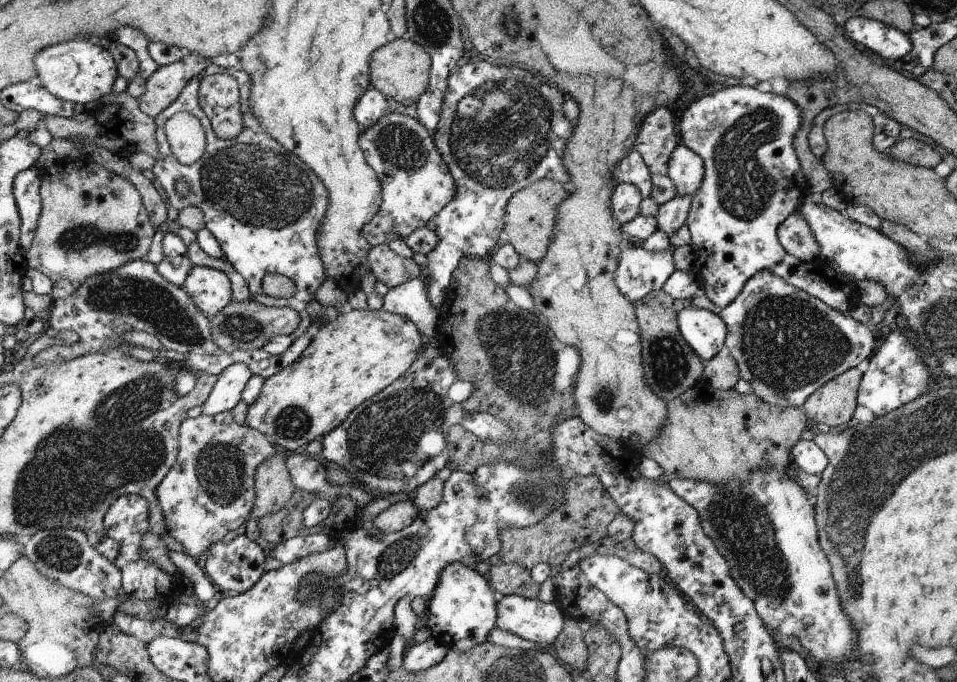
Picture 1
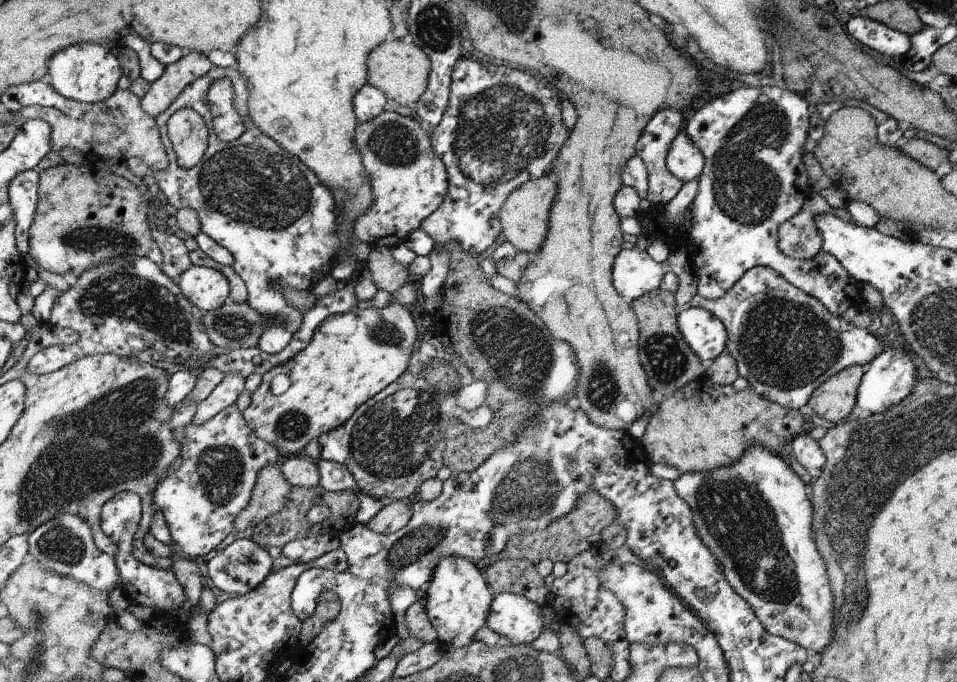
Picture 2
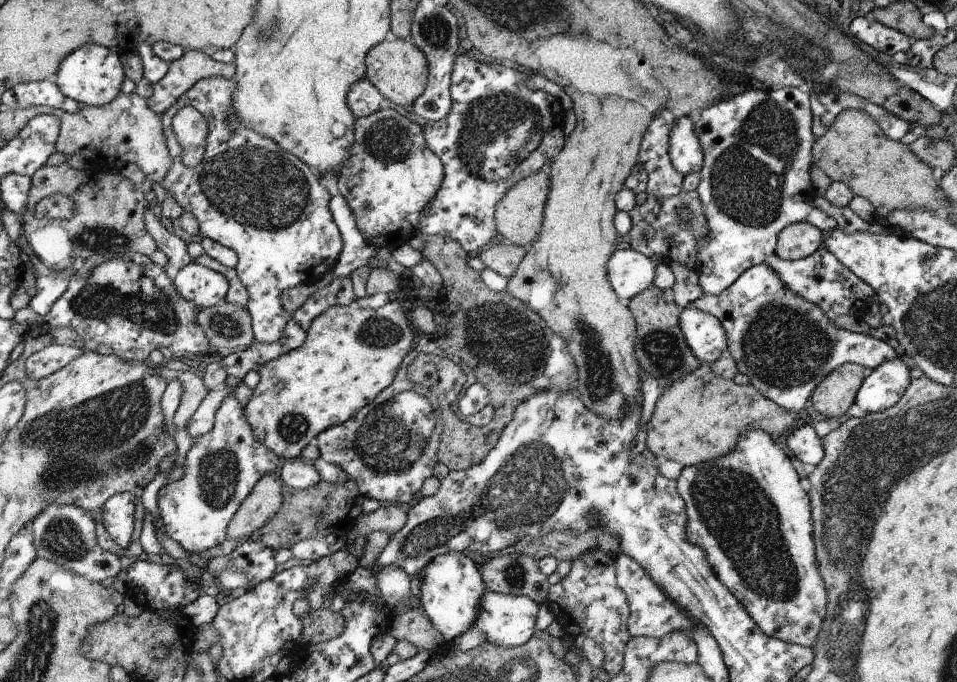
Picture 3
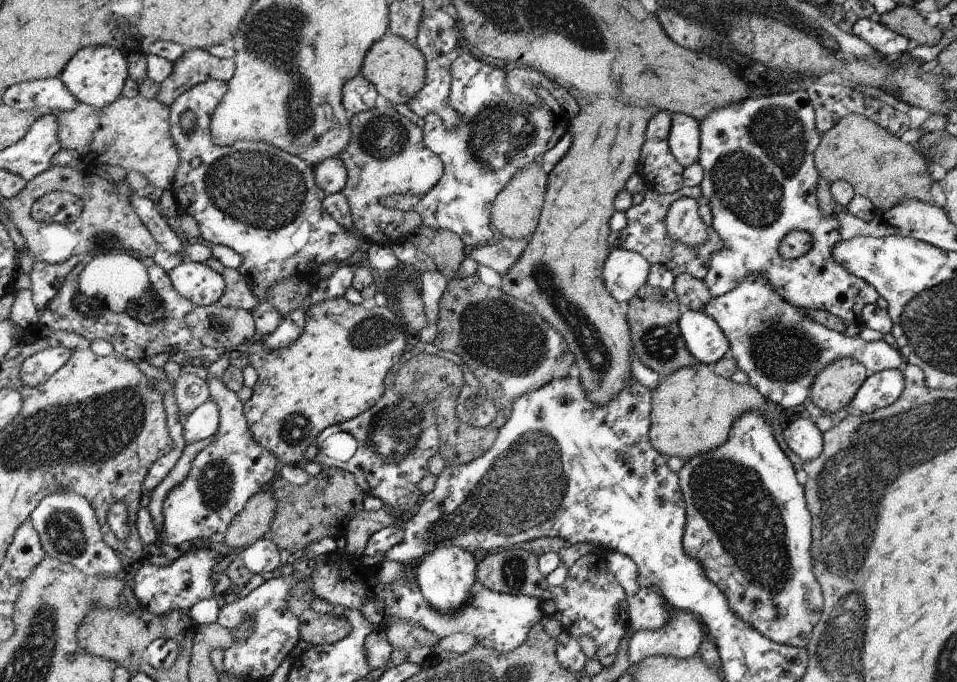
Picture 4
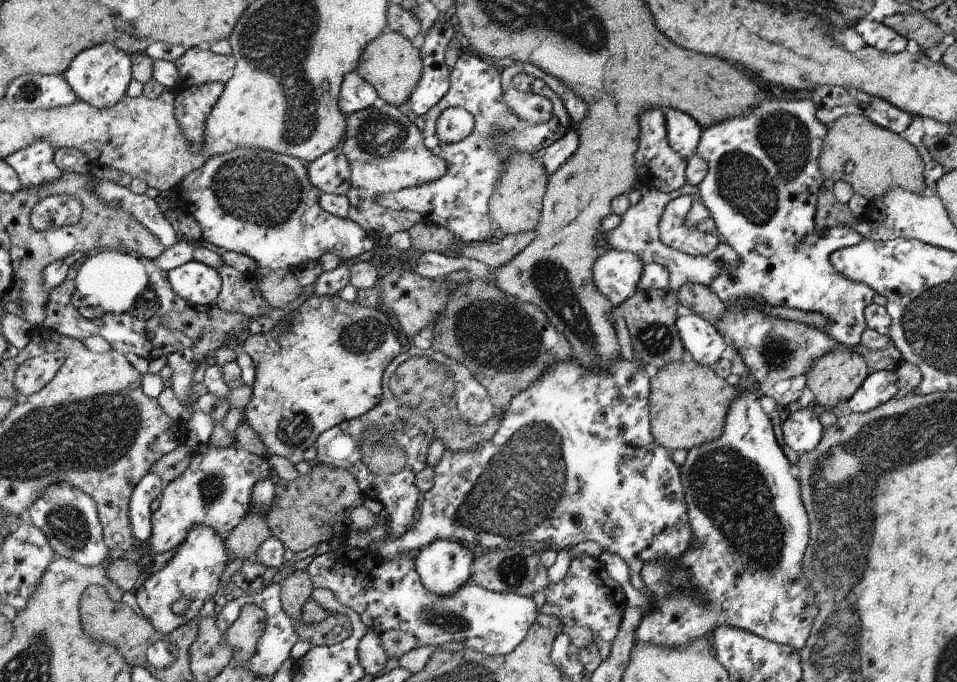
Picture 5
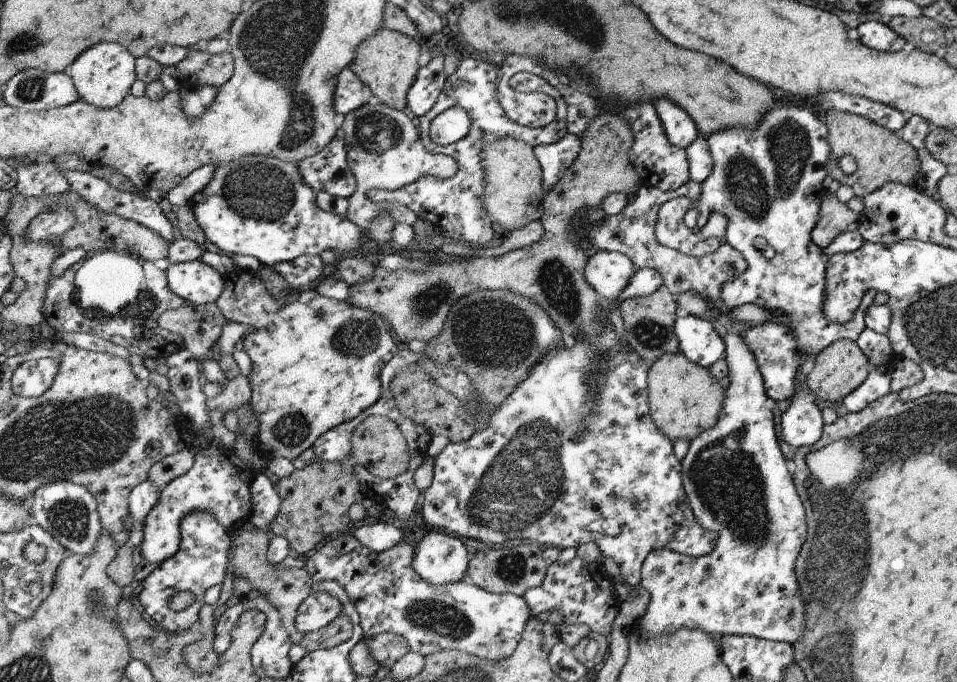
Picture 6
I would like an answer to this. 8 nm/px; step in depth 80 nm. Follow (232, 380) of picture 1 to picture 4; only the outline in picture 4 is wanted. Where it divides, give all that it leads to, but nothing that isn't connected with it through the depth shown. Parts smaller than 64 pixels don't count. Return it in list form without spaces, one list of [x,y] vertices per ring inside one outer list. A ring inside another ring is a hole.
[[[213,394],[211,399],[206,400],[186,418],[183,427],[185,445],[200,442],[213,436],[218,430],[219,409],[215,397]]]

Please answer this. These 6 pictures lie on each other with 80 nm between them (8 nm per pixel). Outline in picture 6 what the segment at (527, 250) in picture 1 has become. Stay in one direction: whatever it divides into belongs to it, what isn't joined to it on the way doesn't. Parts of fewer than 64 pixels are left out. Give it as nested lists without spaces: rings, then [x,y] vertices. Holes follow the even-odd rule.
[[[514,137],[494,139],[481,150],[485,169],[486,212],[490,220],[500,224],[503,231],[514,232],[543,214],[541,163],[531,144]]]

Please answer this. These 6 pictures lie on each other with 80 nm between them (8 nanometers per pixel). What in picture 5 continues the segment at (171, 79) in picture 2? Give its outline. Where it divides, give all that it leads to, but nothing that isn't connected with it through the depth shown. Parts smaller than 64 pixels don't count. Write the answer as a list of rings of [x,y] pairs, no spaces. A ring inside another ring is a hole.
[[[196,46],[187,49],[174,63],[179,72],[177,89],[180,90],[202,83],[228,83],[236,70],[237,60],[231,54],[219,55],[207,47]]]

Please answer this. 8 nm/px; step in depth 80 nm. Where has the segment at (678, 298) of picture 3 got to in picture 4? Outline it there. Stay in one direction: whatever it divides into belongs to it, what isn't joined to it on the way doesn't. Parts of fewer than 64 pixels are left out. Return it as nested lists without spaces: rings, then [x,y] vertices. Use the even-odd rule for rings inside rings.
[[[692,274],[676,275],[672,290],[677,295],[679,304],[698,311],[705,308],[713,296],[703,280]]]

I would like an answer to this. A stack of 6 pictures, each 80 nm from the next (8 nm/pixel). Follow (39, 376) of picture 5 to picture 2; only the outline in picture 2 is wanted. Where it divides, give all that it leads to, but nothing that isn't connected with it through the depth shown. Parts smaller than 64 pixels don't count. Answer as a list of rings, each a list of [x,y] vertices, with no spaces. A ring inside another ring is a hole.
[[[126,255],[116,258],[114,260],[106,261],[105,263],[98,263],[89,269],[86,269],[85,272],[81,272],[81,275],[77,278],[77,282],[71,286],[68,290],[56,299],[56,302],[53,304],[51,315],[47,318],[47,325],[50,327],[68,327],[73,328],[79,334],[79,340],[75,344],[63,346],[63,347],[46,347],[34,356],[30,361],[29,368],[30,370],[37,375],[45,375],[51,373],[52,371],[57,371],[59,368],[66,366],[68,363],[77,361],[82,357],[95,354],[106,354],[114,353],[123,357],[130,355],[130,351],[133,348],[146,350],[151,347],[153,342],[164,342],[167,347],[173,348],[181,356],[198,356],[201,354],[212,355],[216,353],[215,344],[209,339],[208,333],[206,332],[205,324],[202,322],[203,312],[197,307],[194,303],[191,303],[181,291],[181,288],[177,283],[172,280],[165,272],[162,270],[159,264],[156,264],[153,260],[150,260],[147,255],[136,256],[136,255]]]

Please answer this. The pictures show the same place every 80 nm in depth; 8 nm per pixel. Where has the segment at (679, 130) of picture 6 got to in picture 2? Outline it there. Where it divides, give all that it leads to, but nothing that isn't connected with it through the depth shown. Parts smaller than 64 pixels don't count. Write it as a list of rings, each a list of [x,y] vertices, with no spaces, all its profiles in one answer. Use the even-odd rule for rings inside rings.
[[[683,131],[677,134],[668,154],[668,167],[682,182],[698,179],[705,170],[705,156],[694,140]]]

